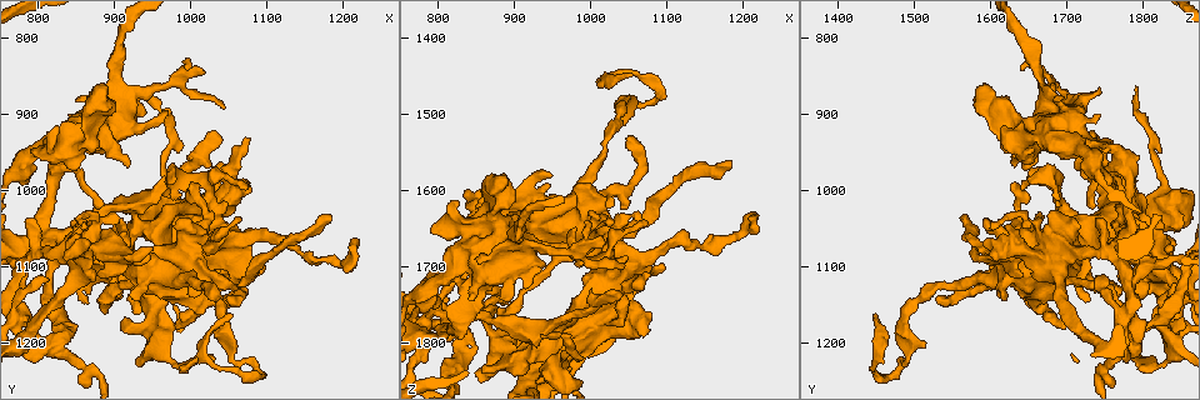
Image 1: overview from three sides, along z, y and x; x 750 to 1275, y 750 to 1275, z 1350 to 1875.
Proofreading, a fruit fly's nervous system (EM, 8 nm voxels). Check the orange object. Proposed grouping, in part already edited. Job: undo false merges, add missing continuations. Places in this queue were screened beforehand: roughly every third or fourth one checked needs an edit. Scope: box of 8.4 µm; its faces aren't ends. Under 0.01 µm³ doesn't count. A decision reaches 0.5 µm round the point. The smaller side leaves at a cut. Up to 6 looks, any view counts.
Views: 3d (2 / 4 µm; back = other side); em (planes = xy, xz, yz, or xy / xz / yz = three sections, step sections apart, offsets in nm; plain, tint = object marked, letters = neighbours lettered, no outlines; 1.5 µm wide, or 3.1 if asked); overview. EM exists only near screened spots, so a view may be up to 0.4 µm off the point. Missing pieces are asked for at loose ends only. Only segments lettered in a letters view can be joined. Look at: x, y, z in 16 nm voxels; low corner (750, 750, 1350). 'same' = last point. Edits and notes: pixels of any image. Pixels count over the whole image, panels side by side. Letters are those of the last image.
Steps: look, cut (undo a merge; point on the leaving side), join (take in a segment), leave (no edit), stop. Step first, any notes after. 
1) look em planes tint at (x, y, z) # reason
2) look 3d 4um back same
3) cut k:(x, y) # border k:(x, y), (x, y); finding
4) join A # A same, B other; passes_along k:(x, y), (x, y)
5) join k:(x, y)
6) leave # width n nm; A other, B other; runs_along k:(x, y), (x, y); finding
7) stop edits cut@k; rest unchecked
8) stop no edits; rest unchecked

look 3d 2um back at (860, 1080, 1830) # an open end

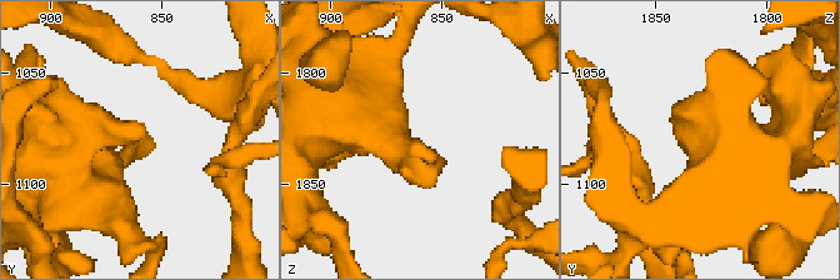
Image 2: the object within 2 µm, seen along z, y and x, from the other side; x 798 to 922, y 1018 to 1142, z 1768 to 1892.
look em yz step 4 letters same

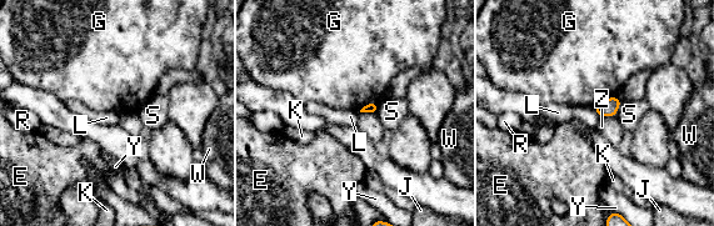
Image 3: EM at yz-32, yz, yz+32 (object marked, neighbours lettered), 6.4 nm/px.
look em planes letters same

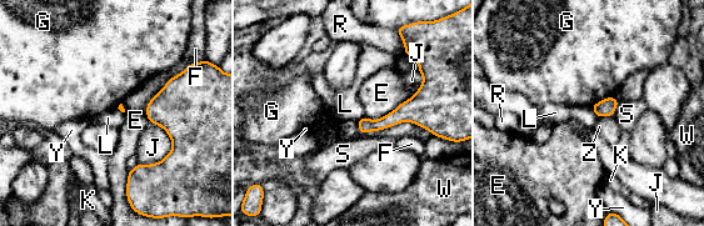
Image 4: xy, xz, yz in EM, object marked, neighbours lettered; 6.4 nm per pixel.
leave # E other, F other, G other, J other, K other, L other, R other, S other, W other, Y other, Z other; border 4:(590, 108), (597, 116); no lettered segment goes on from it

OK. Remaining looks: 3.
look 3d 4um at (1065, 1035, 1640) # free end

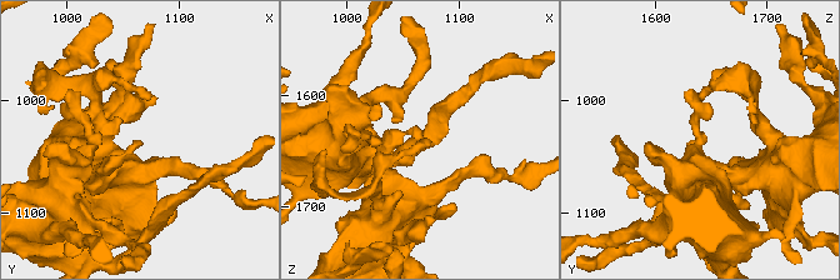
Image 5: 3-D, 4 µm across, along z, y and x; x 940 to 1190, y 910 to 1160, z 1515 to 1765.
look em planes plain at (1068, 1036, 1640) # need the tissue

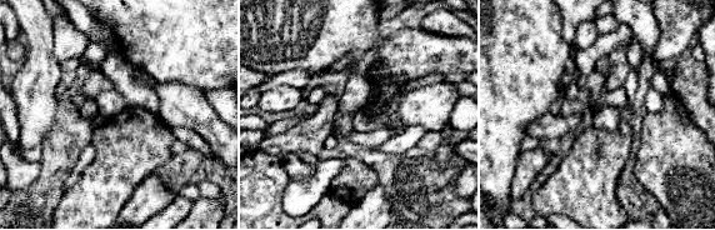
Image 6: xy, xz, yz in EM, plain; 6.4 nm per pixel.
look em planes letters same # what lies round it

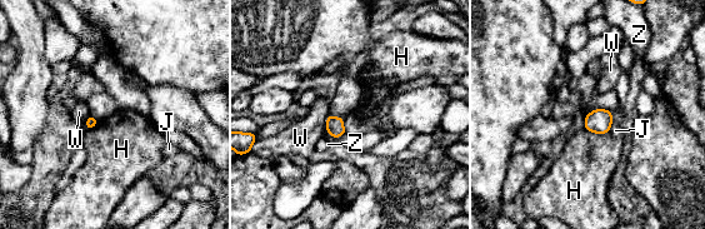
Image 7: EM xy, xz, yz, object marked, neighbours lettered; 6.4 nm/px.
leave # width 110 nm; longest_contact H 160 nm; H other, J other, W other, Z other; no lettered segment goes on from it

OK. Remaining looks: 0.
stop no edits; rest unchecked

